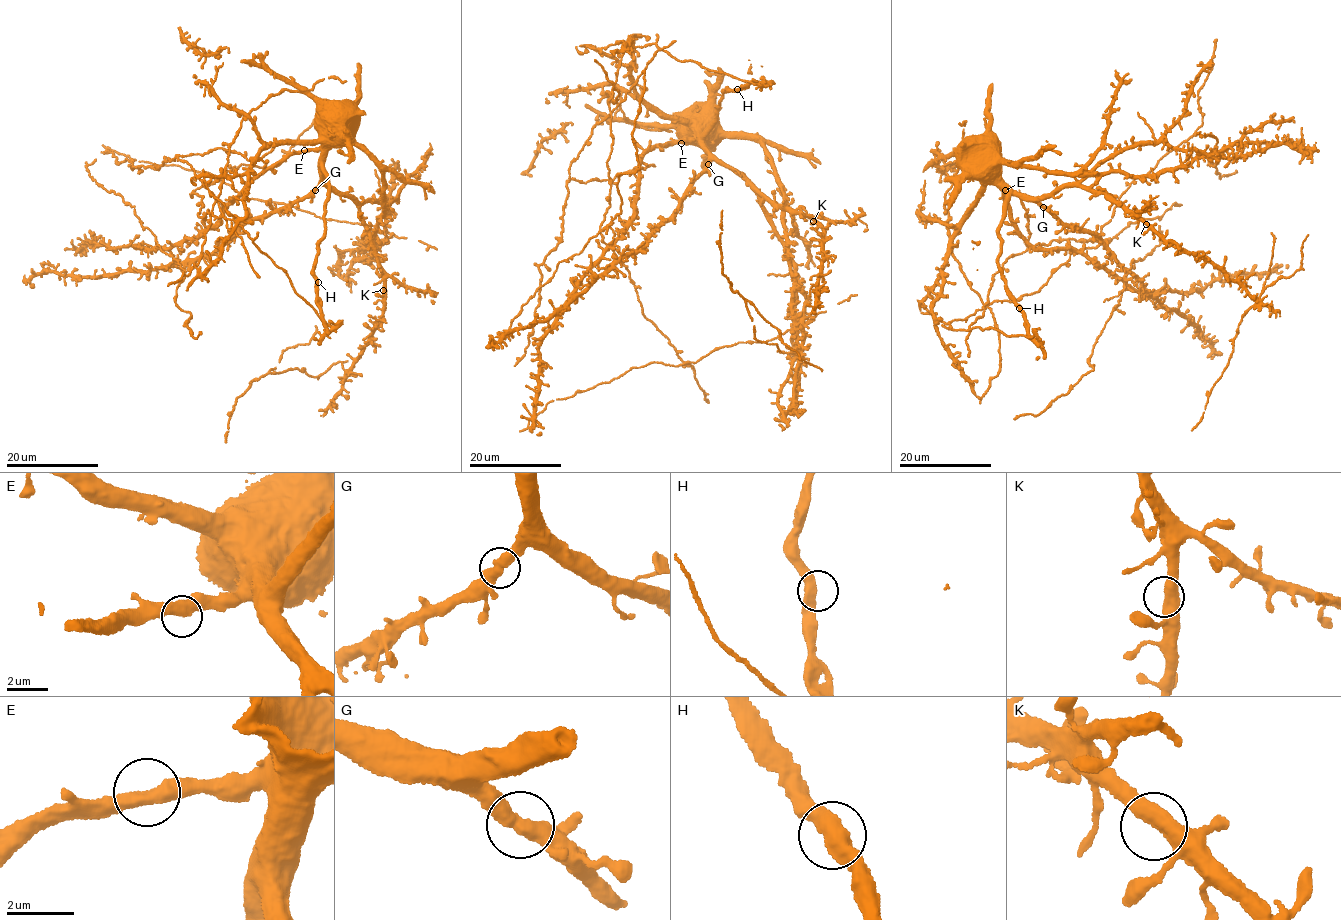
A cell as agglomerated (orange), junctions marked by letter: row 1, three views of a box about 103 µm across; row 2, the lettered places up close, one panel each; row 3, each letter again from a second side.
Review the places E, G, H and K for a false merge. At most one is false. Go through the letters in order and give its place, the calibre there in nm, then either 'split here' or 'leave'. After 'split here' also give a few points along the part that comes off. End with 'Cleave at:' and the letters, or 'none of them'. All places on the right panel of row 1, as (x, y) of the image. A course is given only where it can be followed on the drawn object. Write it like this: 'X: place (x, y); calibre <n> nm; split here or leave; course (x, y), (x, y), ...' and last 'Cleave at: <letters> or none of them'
E: place (1005, 190); calibre 480 nm; leave
G: place (1043, 207); calibre 460 nm; leave
H: place (1019, 308); calibre 480 nm; leave
K: place (1146, 224); calibre 480 nm; leave
Cleave at: none of them

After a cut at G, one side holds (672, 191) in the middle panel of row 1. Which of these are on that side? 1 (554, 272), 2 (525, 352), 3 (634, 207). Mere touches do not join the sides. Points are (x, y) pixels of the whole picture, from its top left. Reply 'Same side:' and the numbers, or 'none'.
Same side: none

